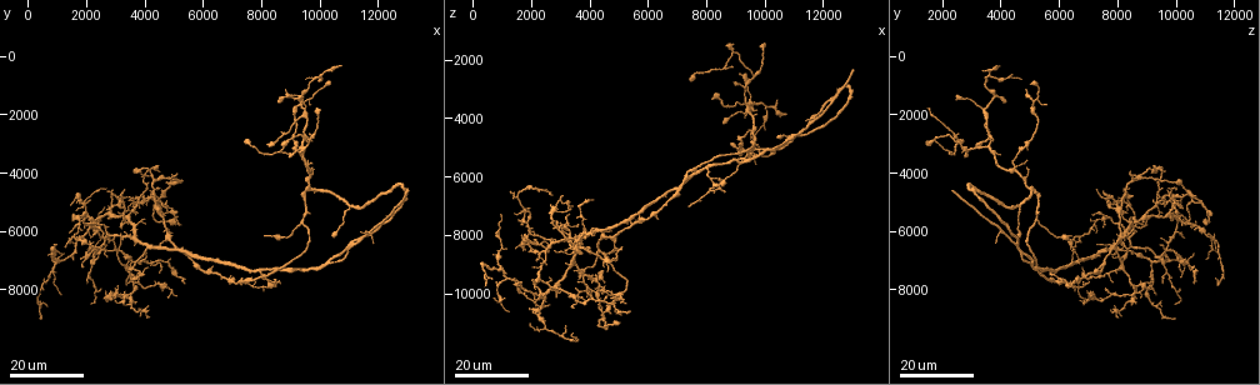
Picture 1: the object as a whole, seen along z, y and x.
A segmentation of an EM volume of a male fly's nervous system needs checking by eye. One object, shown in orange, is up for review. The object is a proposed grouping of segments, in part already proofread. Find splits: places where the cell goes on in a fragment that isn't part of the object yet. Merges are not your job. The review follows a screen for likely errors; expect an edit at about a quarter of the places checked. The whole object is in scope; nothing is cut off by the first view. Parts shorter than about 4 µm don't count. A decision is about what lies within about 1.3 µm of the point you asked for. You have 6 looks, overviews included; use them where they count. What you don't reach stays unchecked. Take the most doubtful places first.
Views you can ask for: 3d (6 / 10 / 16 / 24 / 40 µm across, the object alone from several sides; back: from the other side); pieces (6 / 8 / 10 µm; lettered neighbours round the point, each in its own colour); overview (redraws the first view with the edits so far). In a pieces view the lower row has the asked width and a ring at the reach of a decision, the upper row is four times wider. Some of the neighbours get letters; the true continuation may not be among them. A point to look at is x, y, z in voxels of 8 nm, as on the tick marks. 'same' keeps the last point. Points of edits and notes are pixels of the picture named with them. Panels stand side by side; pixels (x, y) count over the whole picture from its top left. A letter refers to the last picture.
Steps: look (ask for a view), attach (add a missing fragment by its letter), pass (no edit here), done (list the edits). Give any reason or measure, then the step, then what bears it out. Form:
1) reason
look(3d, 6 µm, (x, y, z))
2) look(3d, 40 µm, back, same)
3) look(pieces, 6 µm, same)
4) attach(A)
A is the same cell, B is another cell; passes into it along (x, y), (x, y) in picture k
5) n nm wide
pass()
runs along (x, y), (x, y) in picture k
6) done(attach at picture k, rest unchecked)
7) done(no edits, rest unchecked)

free end
look(3d, 24 µm, (13100, 4600, 2300))

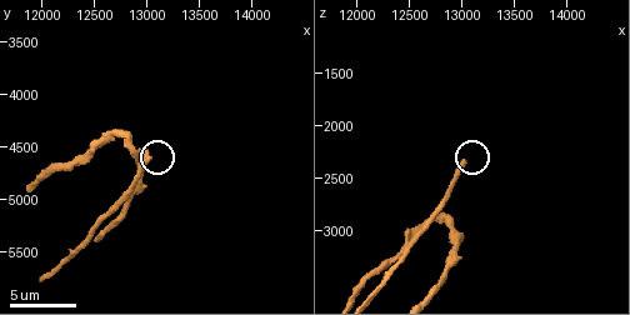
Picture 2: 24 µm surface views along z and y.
look(pieces, 8 µm, (13040, 4600, 2360))

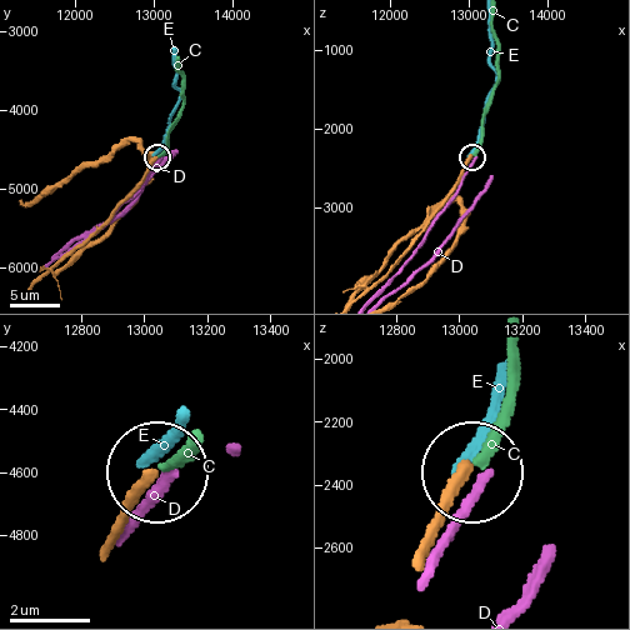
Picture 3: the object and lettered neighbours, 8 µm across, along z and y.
pass()
C, D and E are other cells; runs along (421, 543), (471, 475) in picture 3; no lettered fragment goes on from it

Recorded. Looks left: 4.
end of a long branch
look(3d, 16 µm, (8100, 6200, 6500))

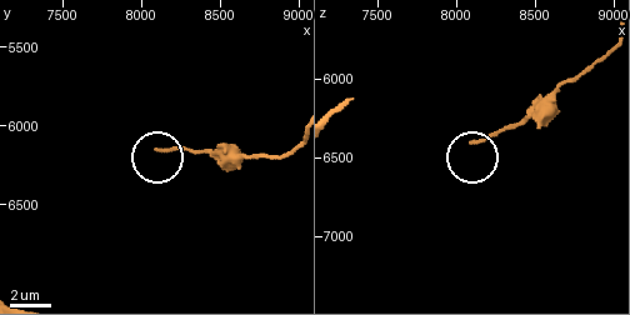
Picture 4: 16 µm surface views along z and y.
see the neighbours
look(pieces, 8 µm, (8100, 6180, 6400))

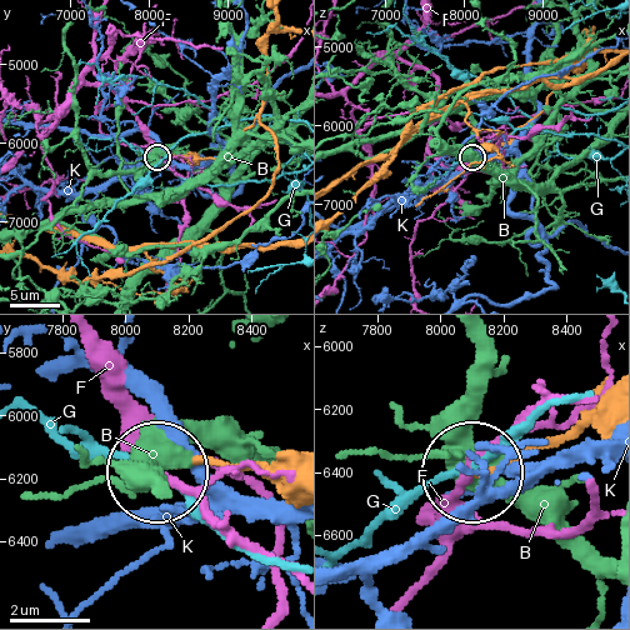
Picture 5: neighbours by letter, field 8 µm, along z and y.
pass()
B, F, G and K are other cells; no lettered fragment goes on from it

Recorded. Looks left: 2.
tapers out
look(3d, 24 µm, (10400, 600, 3300))

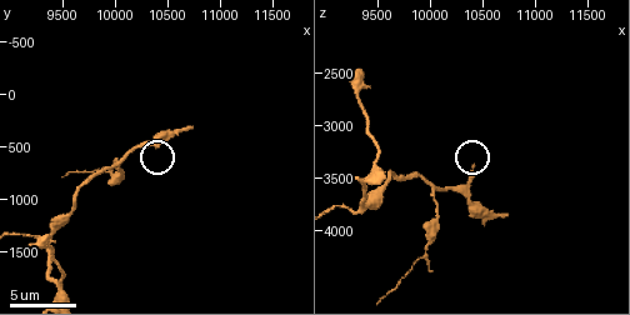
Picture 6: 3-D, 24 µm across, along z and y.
what lies round it
look(pieces, 6 µm, (10420, 480, 3380))

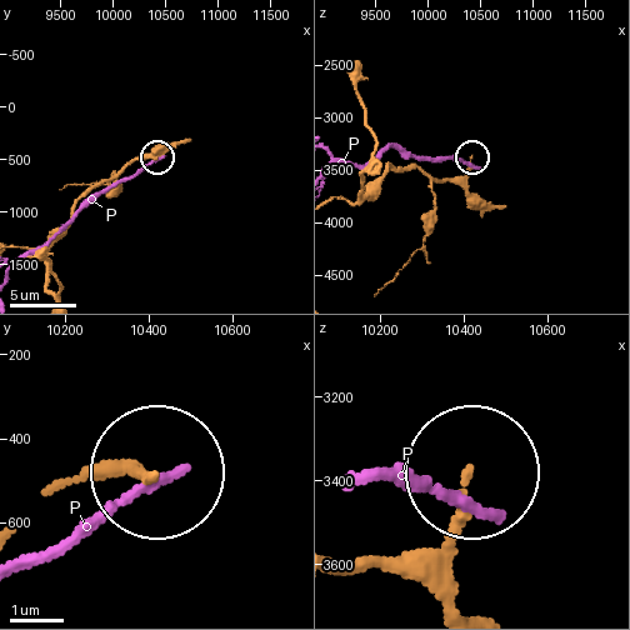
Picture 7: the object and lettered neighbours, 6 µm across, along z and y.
pass()
P is another cell; runs along (340, 564), (434, 550), (470, 478) in picture 7; no lettered fragment goes on from it

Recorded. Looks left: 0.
done(no edits, rest unchecked)

